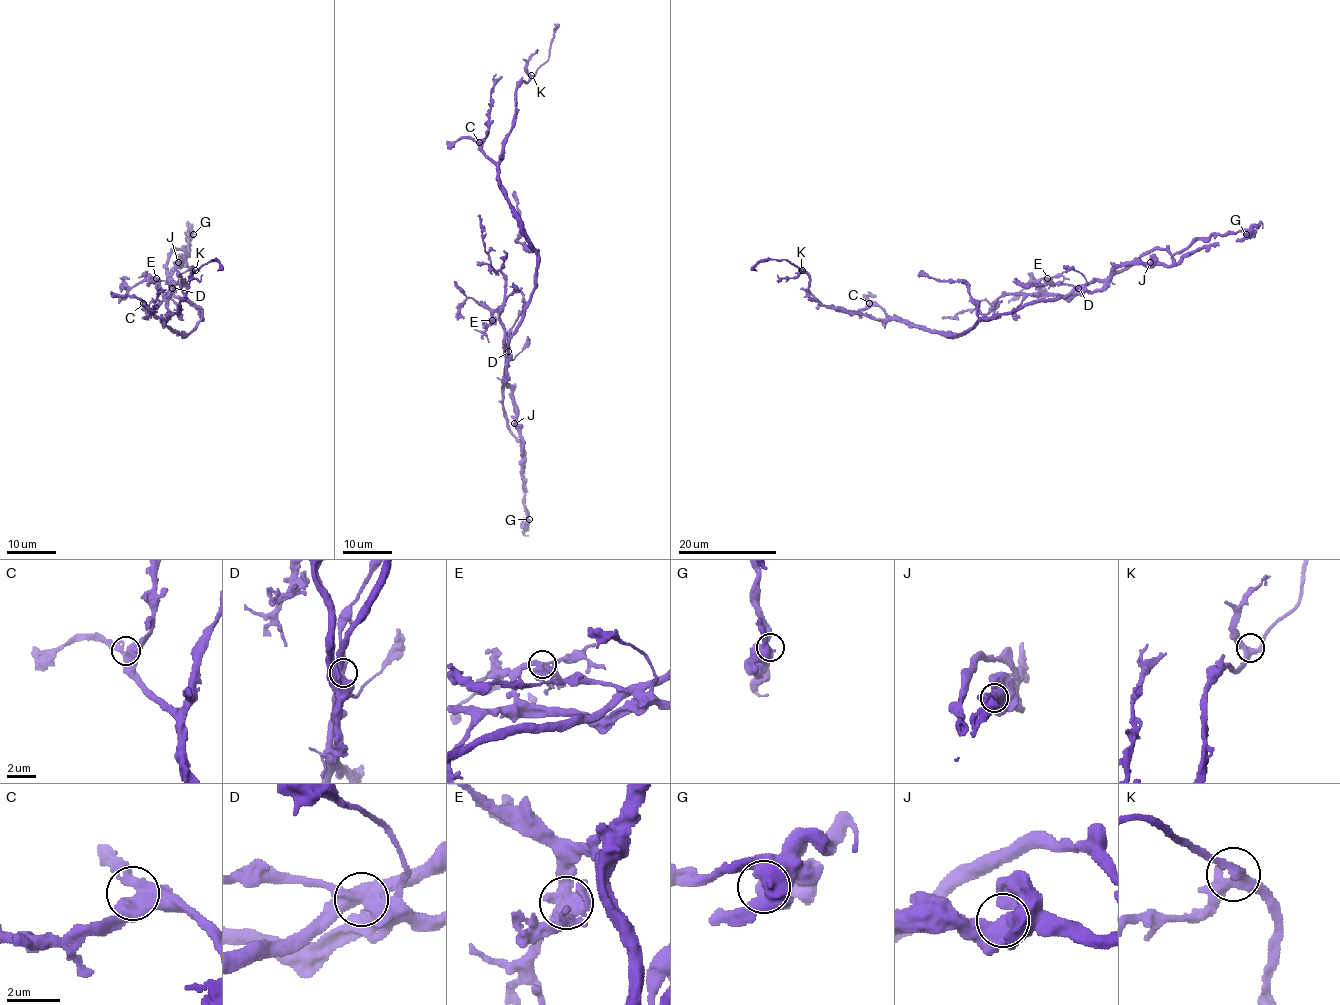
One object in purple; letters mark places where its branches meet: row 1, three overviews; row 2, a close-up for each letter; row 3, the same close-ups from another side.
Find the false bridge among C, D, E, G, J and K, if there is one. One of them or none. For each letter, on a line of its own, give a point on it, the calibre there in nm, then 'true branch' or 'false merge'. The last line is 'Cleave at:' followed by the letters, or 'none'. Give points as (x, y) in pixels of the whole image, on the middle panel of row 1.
C: (479, 142) | 480 nm | true branch
D: (508, 351) | 500 nm | false merge
E: (492, 320) | 480 nm | true branch
G: (529, 519) | 600 nm | true branch
J: (514, 423) | 500 nm | true branch
K: (531, 75) | 320 nm | true branch
Cleave at: D

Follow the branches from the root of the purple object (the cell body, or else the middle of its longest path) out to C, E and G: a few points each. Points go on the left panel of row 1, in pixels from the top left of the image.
C: (200, 314), (200, 321), (188, 333), (177, 333), (143, 303)
E: (200, 314), (189, 302), (167, 295), (156, 278)
G: (200, 314), (172, 292), (167, 275), (171, 251), (181, 249), (187, 254), (187, 237), (193, 234)

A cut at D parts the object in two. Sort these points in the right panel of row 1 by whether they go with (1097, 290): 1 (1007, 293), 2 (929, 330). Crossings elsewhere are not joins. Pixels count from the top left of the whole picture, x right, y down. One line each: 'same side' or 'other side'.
1: same side
2: other side

